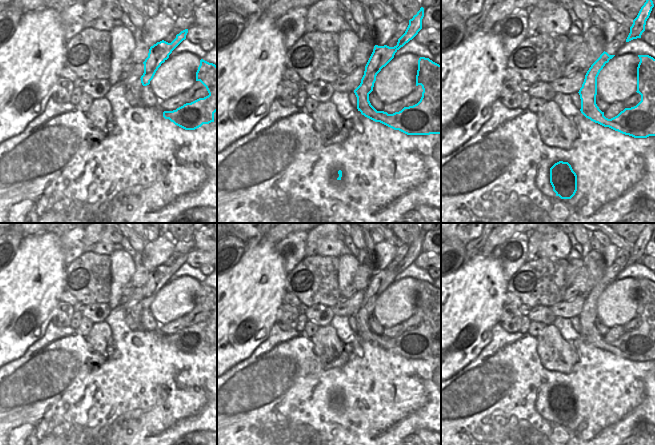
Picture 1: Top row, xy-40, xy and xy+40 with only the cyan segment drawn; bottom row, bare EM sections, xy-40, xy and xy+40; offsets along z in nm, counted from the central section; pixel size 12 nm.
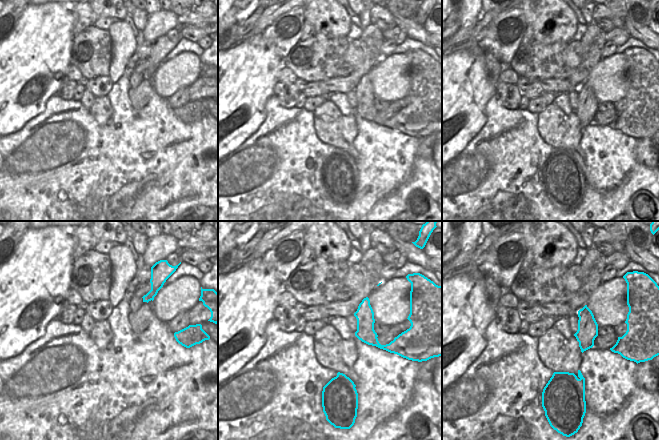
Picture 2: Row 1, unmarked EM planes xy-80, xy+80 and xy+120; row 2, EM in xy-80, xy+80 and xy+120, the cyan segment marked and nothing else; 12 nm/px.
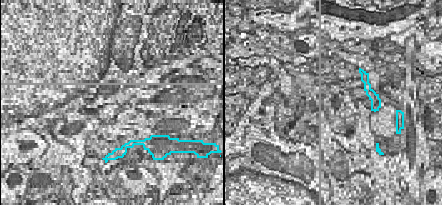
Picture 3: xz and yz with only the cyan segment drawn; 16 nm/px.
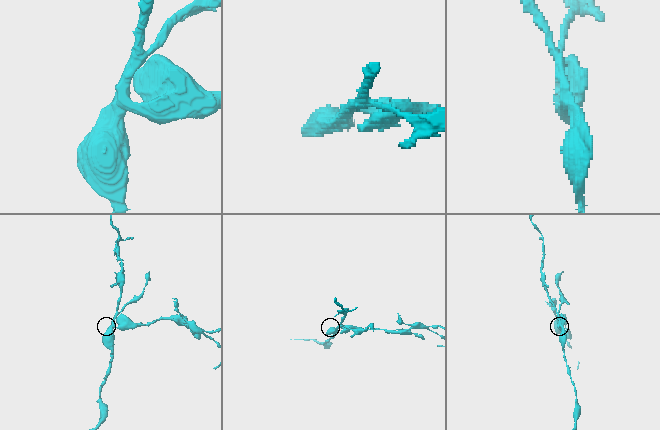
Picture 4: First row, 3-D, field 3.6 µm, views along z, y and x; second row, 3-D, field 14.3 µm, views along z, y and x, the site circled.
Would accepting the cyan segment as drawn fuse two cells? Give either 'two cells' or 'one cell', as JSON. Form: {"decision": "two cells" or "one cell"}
{"decision": "two cells"}

